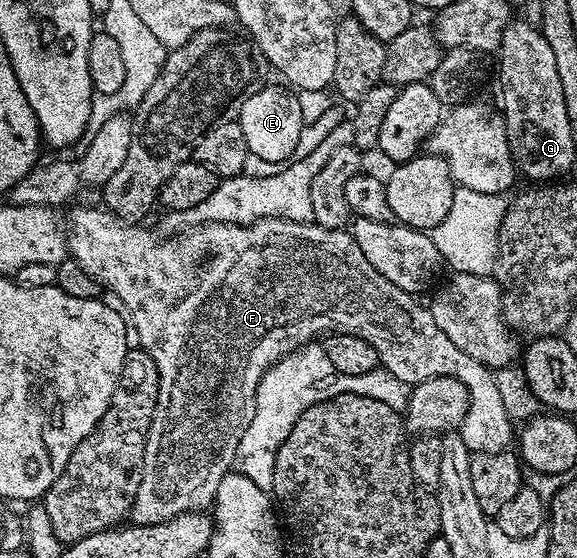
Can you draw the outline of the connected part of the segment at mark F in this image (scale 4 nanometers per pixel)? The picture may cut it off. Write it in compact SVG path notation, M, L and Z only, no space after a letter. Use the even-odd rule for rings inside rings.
M83 205L79 209L70 211L65 234L68 256L71 260L79 263L79 267L83 267L83 271L87 271L87 275L91 275L91 279L95 279L106 290L112 290L115 295L119 295L119 298L123 299L127 310L130 311L130 322L133 323L135 331L138 332L137 345L146 349L151 355L151 359L155 359L155 367L159 371L159 395L145 444L145 458L141 468L139 491L133 500L132 524L154 525L160 521L170 521L175 515L208 510L214 504L216 488L219 487L220 480L223 479L225 473L233 469L233 460L235 459L235 451L239 447L239 439L243 439L243 431L247 431L251 419L255 419L255 399L263 375L279 358L286 357L288 353L295 351L300 345L310 344L316 340L321 329L331 331L337 328L346 333L354 333L357 337L362 337L367 343L371 343L371 347L375 347L377 360L384 369L395 379L401 379L411 386L418 385L423 379L431 379L439 375L459 379L459 383L463 383L469 392L469 406L465 417L461 420L459 432L463 443L469 448L470 454L504 453L510 448L509 439L512 435L514 438L515 425L507 415L507 407L503 407L503 399L499 396L499 387L494 370L475 359L471 359L471 355L467 355L467 351L459 351L459 347L455 347L455 343L451 343L451 339L447 339L447 335L443 335L443 331L439 331L439 323L435 323L433 312L428 307L424 304L420 305L414 294L400 290L399 287L395 287L394 283L388 282L383 275L375 271L375 268L367 263L366 256L359 249L352 232L345 229L324 229L322 225L313 221L289 222L283 218L263 218L249 225L209 222L172 237L162 236L157 231L152 233L151 230L144 229L143 226L144 224L141 223L123 221L104 207L91 209Z

